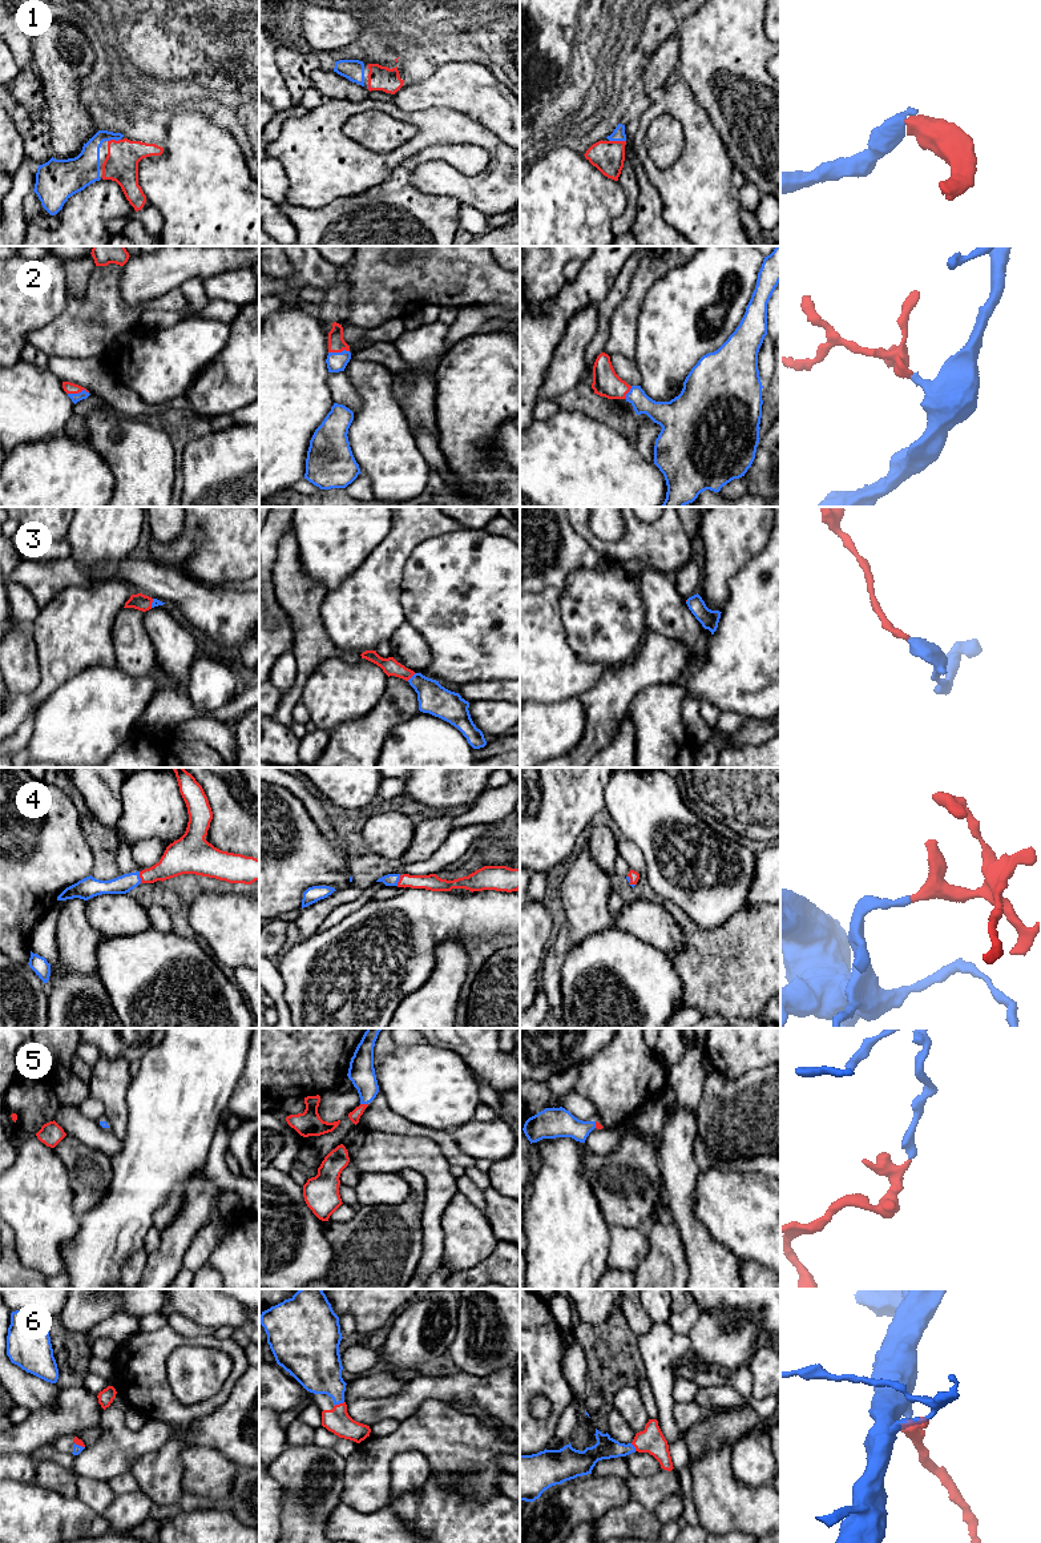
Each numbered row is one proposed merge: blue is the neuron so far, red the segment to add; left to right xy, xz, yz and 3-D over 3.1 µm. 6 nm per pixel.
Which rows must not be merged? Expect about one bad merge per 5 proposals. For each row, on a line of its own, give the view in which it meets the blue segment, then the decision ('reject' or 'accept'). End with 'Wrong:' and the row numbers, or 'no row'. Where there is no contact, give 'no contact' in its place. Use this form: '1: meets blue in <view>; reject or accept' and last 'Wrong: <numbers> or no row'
1: meets blue in yz; accept
2: meets blue in xy; accept
3: meets blue in xz; accept
4: meets blue in xy; accept
5: meets blue in xz; accept
6: meets blue in xz; accept
Wrong: no row

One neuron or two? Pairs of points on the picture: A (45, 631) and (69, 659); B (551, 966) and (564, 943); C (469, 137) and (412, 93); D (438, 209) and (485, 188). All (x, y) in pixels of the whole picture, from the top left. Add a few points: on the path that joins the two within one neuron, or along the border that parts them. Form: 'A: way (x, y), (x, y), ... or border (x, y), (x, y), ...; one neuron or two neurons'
A: way (52, 637), (64, 652); one neuron
B: way (553, 961), (560, 949); one neuron
C: border (399, 108), (408, 111), (452, 108), (462, 113); two neurons
D: border (428, 193), (455, 197), (462, 204); two neurons

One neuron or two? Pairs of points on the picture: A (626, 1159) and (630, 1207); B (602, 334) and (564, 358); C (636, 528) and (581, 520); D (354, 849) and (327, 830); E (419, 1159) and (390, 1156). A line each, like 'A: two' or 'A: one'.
A: one
B: two
C: one
D: one
E: one

